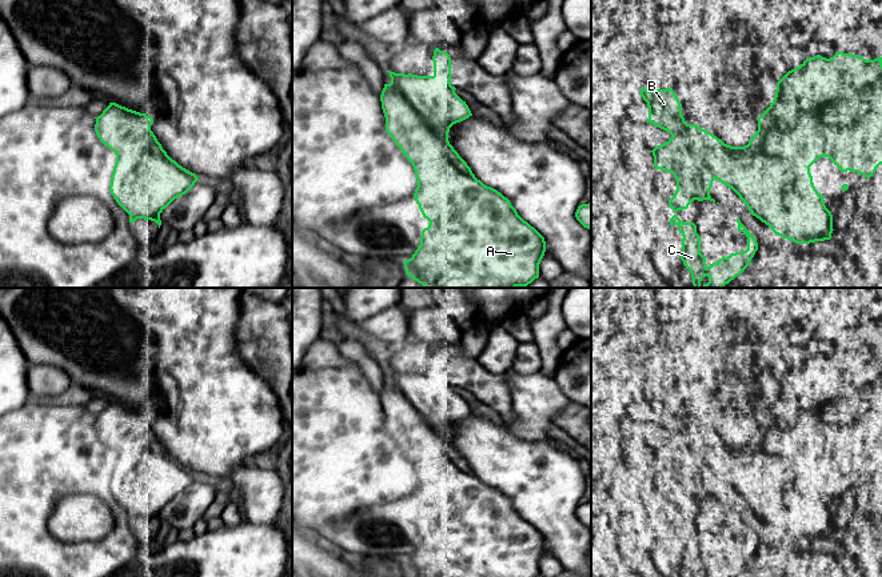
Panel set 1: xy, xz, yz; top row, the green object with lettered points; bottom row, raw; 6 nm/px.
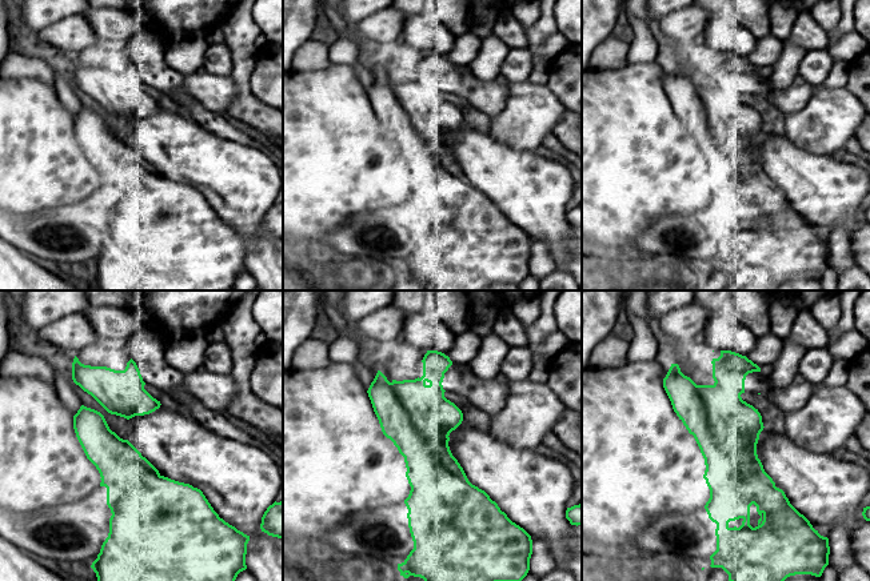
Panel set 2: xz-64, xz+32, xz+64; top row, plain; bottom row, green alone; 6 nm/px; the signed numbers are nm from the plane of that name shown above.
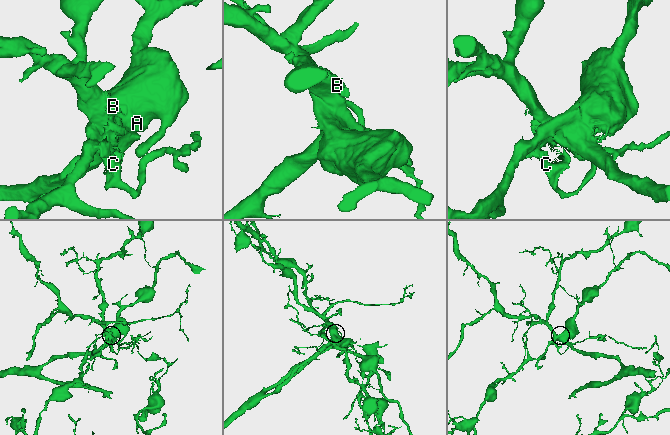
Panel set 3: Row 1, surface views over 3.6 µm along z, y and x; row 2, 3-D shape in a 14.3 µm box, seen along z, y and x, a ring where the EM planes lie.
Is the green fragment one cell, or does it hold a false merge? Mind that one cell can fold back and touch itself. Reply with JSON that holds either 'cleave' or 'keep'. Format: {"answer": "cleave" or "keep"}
{"answer": "cleave"}

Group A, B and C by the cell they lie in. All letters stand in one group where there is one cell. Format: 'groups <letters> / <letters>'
groups A / B C

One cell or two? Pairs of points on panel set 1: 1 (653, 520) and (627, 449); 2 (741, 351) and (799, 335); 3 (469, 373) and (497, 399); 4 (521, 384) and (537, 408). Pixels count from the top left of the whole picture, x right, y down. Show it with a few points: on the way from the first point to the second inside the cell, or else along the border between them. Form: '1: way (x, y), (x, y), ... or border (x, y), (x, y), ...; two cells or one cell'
1: way (649, 503), (639, 467); one cell
2: border (798, 325), (790, 329), (786, 344); two cells
3: way (475, 379), (490, 392); one cell
4: way (526, 389), (535, 399), (535, 403); one cell

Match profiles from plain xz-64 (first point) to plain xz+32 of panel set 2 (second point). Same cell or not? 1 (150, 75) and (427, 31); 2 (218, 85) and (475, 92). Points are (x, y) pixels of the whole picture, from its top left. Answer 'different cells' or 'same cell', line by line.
1: different cells
2: different cells

